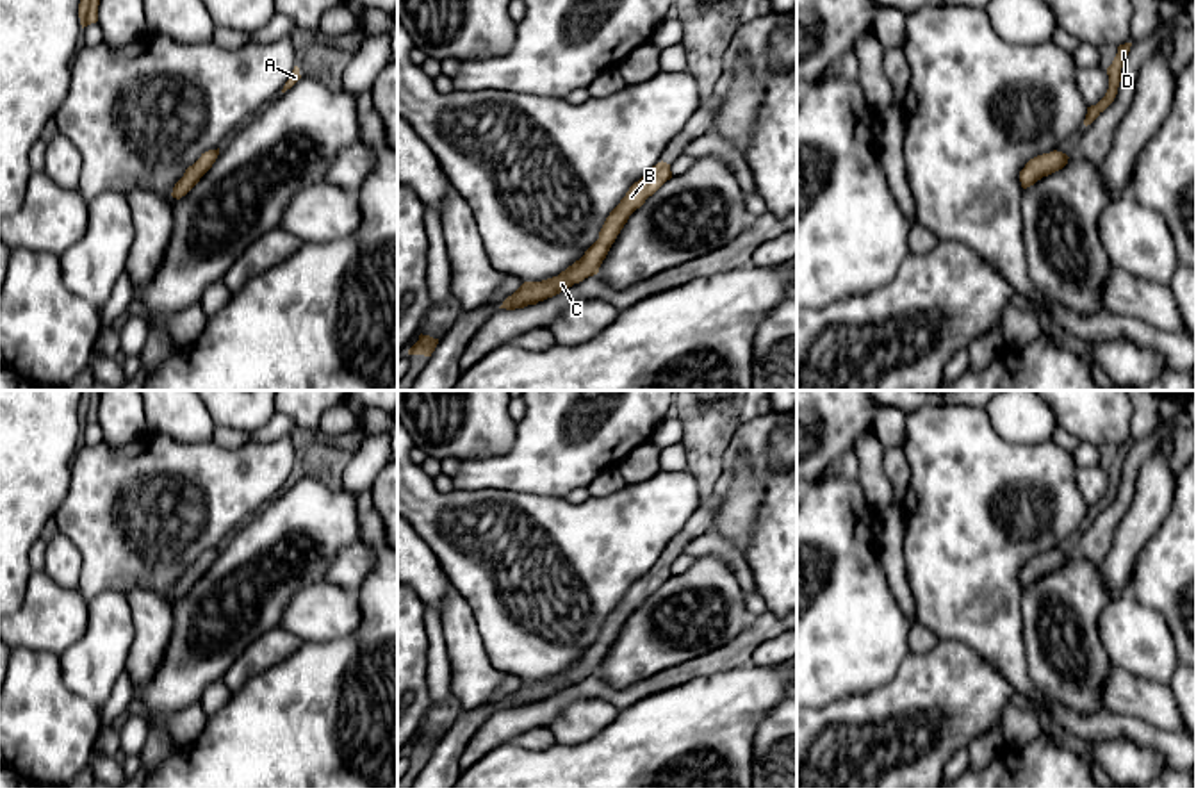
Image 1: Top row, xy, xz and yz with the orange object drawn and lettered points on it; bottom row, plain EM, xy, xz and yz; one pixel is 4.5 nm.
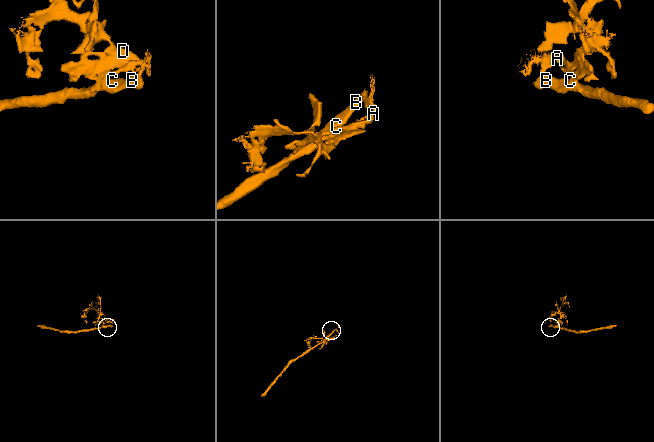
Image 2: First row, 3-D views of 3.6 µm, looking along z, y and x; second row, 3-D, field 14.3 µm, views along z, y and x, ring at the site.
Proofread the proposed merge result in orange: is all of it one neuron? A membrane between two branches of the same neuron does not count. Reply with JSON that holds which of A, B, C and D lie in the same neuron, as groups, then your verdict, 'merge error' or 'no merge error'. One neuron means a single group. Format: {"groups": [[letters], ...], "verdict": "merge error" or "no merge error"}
{"groups": [["A", "B", "C", "D"]], "verdict": "no merge error"}

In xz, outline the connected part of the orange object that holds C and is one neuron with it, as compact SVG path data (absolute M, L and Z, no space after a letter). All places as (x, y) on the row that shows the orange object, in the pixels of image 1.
M658 162L651 171L635 182L620 203L606 218L599 239L585 251L585 255L561 271L558 276L542 282L524 282L512 296L508 296L499 308L515 310L528 305L537 305L561 291L583 282L599 273L617 235L627 223L629 216L640 209L649 196L652 196L667 180L672 178L670 164Z

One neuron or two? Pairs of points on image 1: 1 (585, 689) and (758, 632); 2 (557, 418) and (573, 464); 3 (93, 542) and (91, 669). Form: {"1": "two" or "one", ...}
{"1": "one", "2": "one", "3": "two"}

